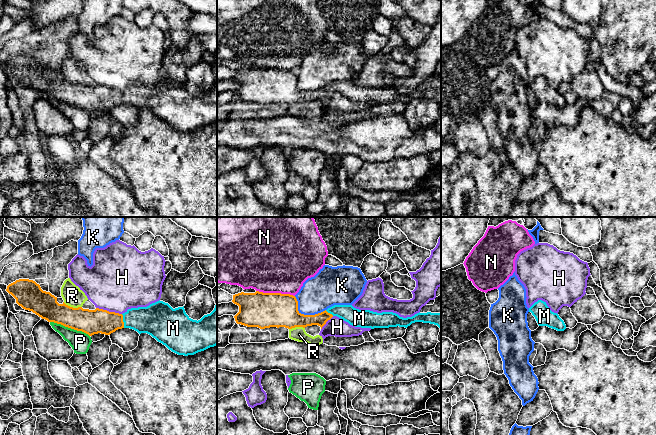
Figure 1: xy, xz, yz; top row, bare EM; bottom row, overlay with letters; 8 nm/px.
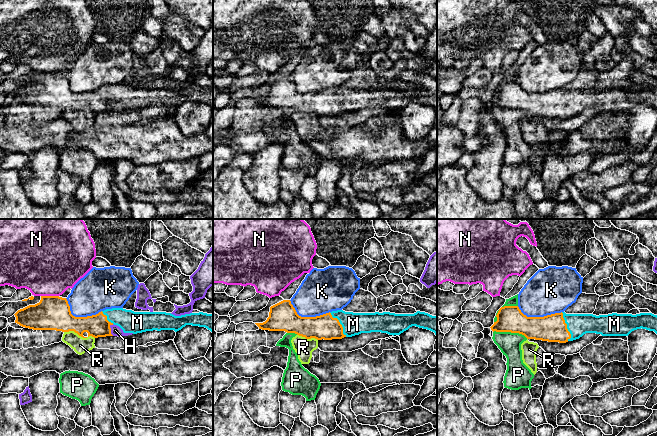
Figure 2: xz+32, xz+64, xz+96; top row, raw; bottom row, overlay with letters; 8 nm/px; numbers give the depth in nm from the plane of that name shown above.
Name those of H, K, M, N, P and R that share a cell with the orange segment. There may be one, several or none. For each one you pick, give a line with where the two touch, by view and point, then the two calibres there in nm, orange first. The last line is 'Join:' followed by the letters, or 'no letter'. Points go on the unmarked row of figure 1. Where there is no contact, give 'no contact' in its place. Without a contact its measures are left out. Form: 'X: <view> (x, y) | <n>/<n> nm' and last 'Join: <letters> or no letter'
M: xy (122, 97) | 200/240 nm
Join: M

